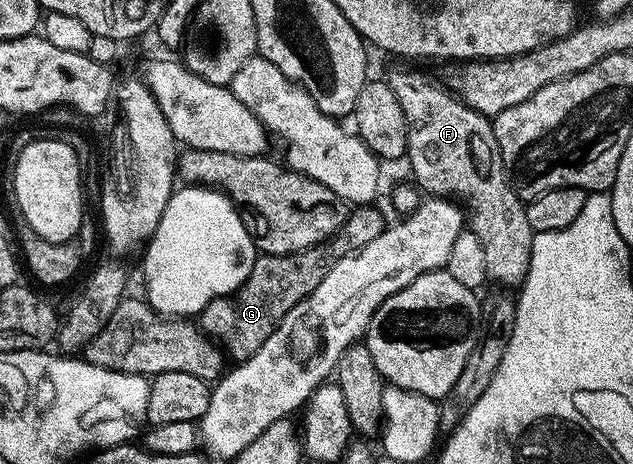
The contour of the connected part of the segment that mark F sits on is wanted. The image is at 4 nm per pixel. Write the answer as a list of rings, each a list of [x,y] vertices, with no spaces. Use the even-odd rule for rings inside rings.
[[[392,68],[386,75],[386,82],[390,86],[390,90],[394,90],[394,98],[398,98],[398,106],[402,106],[402,114],[406,114],[406,126],[408,127],[408,154],[406,163],[412,167],[411,179],[425,193],[434,196],[443,196],[445,198],[455,198],[462,202],[466,209],[467,215],[470,217],[470,231],[475,234],[482,246],[486,250],[486,266],[484,269],[488,271],[488,280],[494,282],[497,280],[497,285],[500,286],[519,286],[524,283],[524,276],[528,273],[530,266],[530,254],[532,253],[532,238],[533,230],[530,226],[530,218],[526,218],[526,204],[522,197],[512,188],[512,181],[508,179],[508,173],[504,171],[504,163],[502,162],[502,154],[498,150],[498,138],[492,129],[492,120],[484,116],[480,112],[475,112],[469,104],[465,104],[455,92],[449,90],[443,83],[435,84],[430,77],[424,72],[411,72],[408,68]]]

